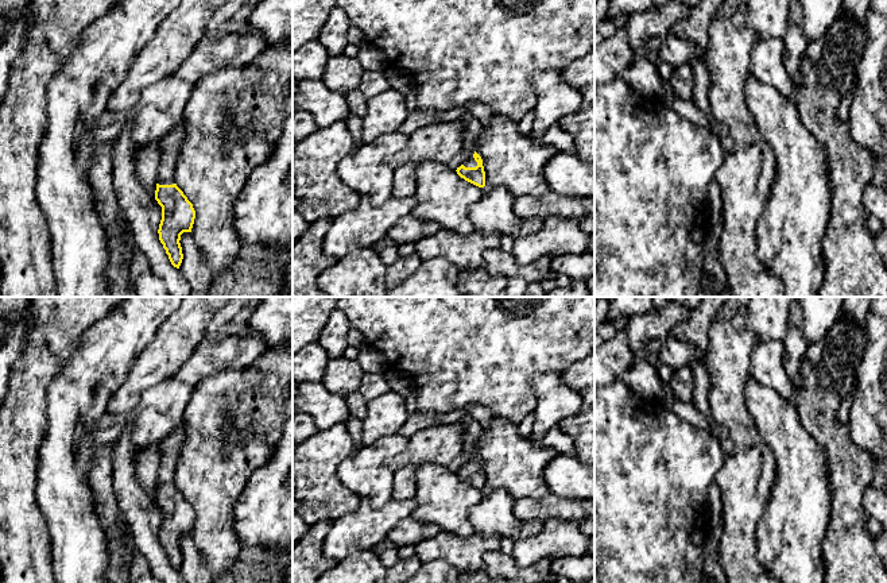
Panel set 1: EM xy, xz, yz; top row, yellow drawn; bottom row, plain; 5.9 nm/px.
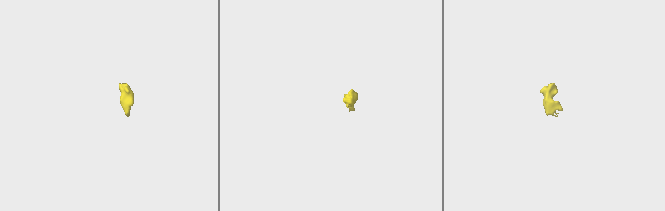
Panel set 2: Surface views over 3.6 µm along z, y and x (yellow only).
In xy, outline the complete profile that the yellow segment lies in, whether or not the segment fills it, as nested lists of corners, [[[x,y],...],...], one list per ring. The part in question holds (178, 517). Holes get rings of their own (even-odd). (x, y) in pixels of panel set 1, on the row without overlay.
[[[181,424],[160,444],[160,464],[156,480],[155,502],[162,509],[159,526],[159,543],[169,557],[171,567],[179,571],[183,556],[181,537],[191,534],[195,513],[174,482],[177,460],[181,456],[181,447],[186,439],[186,429]]]

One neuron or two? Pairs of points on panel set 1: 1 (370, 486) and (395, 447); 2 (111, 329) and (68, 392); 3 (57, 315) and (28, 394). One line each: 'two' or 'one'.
1: one
2: one
3: one

